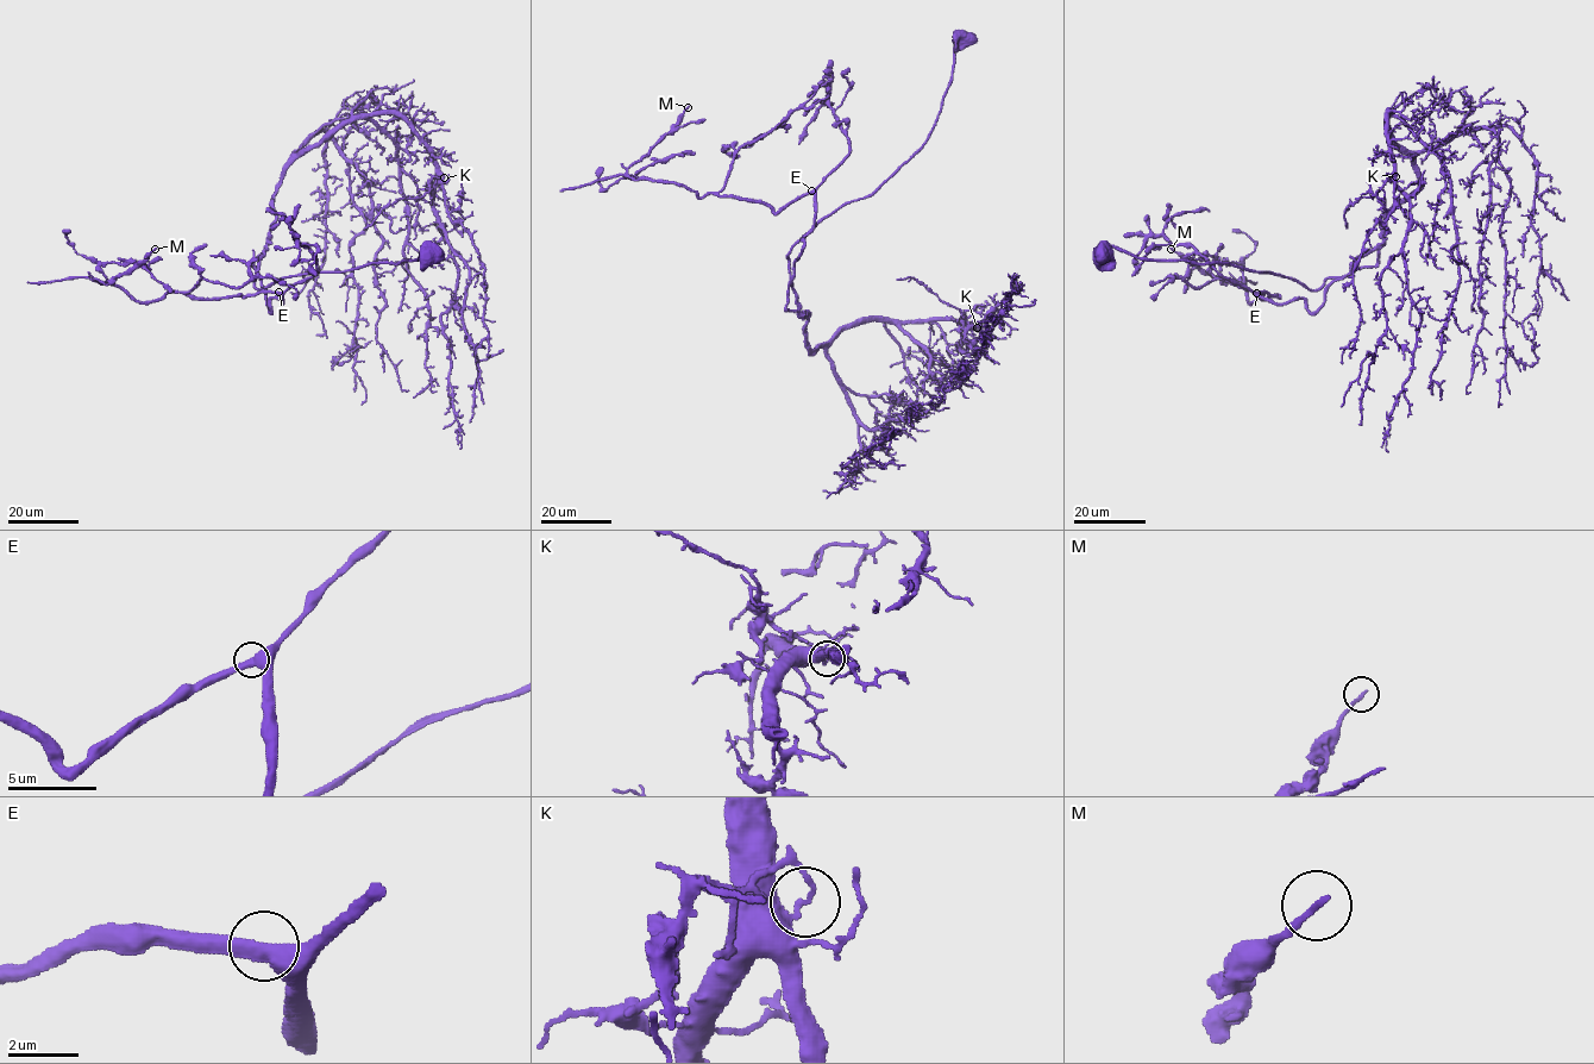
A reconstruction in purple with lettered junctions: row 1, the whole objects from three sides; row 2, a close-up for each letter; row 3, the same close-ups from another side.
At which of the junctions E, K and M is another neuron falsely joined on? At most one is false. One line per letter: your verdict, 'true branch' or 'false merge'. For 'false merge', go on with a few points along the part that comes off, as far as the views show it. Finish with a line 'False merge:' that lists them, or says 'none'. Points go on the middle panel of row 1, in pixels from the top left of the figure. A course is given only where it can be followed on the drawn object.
E: true branch
K: false merge | (976, 327), (966, 320), (962, 312), (915, 279), (897, 280)
M: true branch
False merge: K

